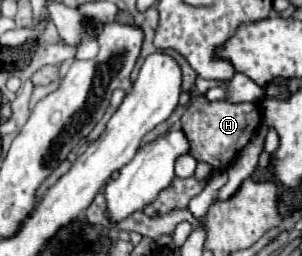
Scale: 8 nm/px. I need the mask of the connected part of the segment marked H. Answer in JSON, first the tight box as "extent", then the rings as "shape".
{"extent":[180,96,262,172],"shape":[[[196,96],[182,120],[180,130],[184,132],[188,144],[190,144],[190,156],[194,156],[198,162],[206,162],[212,166],[212,172],[226,170],[234,158],[240,154],[240,150],[252,140],[252,136],[262,126],[262,108],[258,102],[244,102],[244,104],[230,104],[230,102],[210,102],[206,96]]]}

